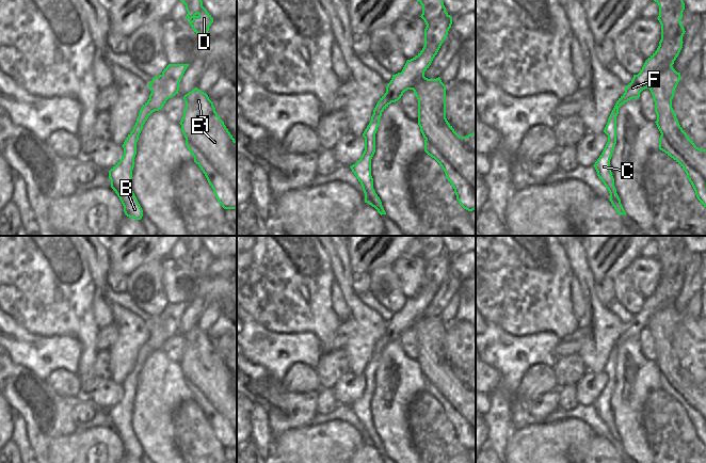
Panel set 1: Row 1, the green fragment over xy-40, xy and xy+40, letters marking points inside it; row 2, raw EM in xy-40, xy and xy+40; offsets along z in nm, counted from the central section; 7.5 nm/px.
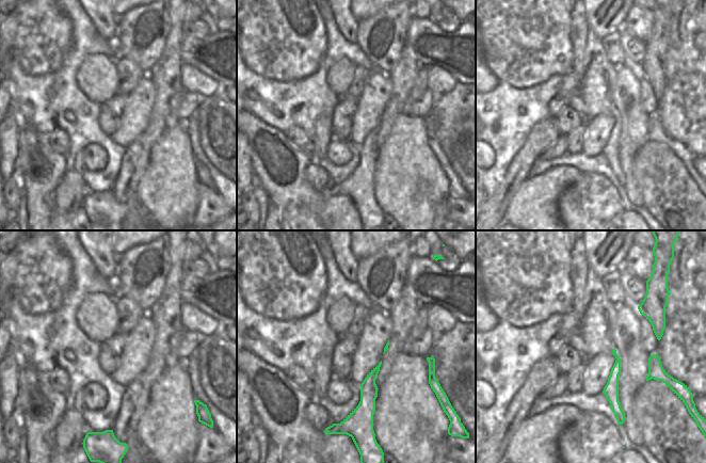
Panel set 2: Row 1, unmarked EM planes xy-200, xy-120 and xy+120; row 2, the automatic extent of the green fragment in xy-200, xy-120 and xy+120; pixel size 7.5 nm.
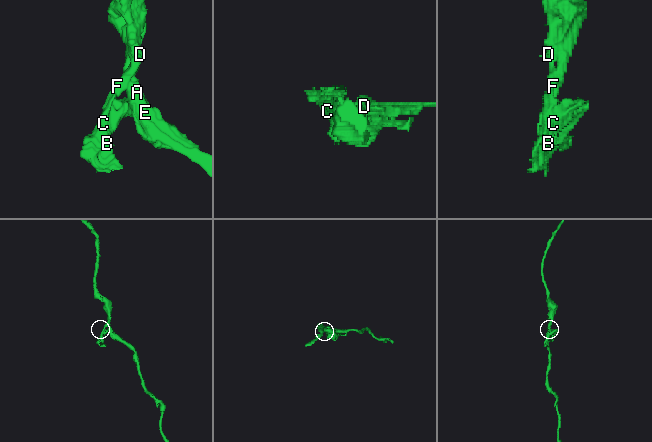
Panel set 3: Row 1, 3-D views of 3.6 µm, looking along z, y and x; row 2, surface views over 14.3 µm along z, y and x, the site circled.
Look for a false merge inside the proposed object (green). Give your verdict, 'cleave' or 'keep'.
cleave

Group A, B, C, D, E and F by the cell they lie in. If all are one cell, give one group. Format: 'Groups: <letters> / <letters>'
Groups: A D E / B C F.

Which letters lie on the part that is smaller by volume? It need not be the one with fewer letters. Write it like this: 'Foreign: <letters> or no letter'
Foreign: B, C, F

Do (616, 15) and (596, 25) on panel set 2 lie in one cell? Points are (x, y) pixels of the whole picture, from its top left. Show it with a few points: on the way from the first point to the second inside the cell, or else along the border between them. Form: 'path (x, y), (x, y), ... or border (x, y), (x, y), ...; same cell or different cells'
path (612, 13), (602, 22); same cell

